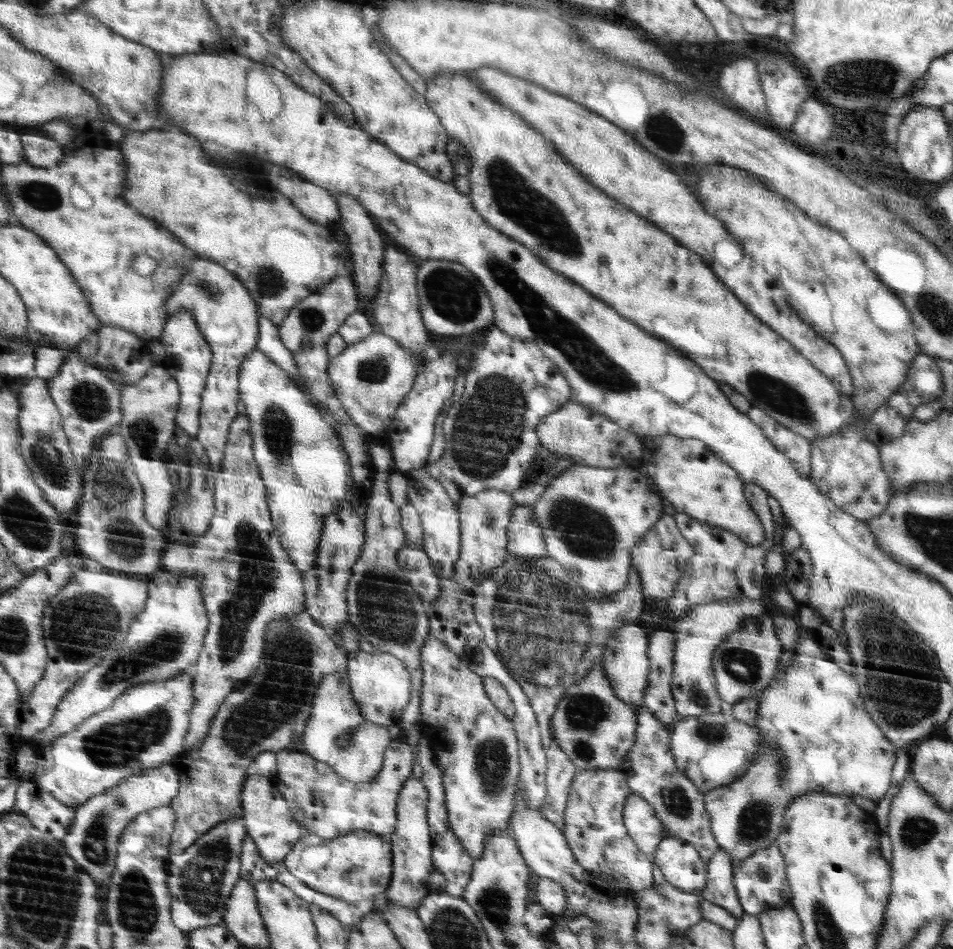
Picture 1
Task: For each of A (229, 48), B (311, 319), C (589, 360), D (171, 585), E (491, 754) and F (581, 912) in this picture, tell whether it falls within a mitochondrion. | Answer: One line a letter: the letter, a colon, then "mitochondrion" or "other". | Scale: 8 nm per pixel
A: other
B: mitochondrion
C: mitochondrion
D: other
E: mitochondrion
F: other

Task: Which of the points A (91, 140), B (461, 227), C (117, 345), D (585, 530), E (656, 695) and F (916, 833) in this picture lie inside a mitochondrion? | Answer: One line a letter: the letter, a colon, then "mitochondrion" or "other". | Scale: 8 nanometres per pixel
A: other
B: other
C: other
D: mitochondrion
E: other
F: mitochondrion

